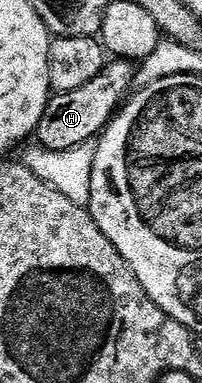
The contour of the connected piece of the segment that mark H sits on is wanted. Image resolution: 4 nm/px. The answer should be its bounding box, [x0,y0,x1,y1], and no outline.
[38,59,137,151]

